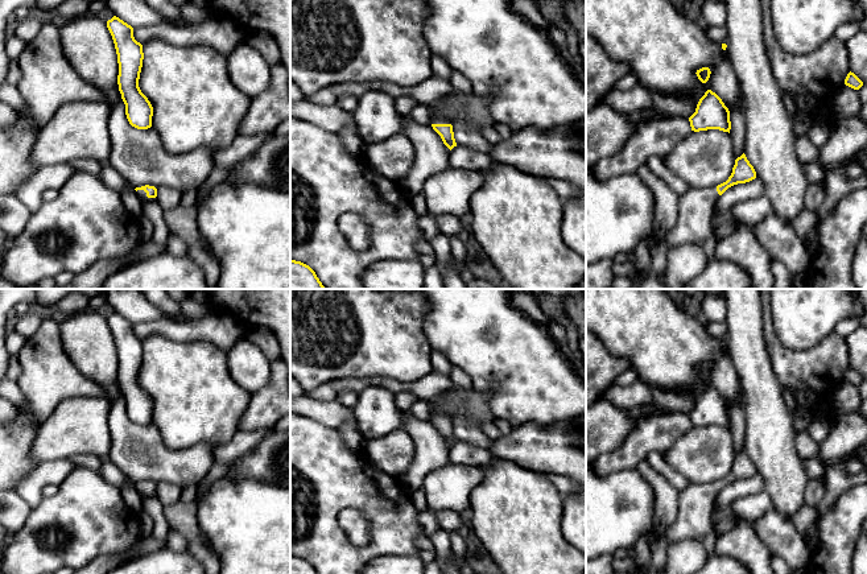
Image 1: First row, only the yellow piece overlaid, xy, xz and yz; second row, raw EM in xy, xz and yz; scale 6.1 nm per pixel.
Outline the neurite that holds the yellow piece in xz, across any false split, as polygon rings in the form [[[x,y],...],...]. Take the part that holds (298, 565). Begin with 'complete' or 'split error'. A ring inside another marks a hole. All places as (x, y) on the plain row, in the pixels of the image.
complete; [[[290,556],[290,574],[318,574],[315,567],[306,559]]]

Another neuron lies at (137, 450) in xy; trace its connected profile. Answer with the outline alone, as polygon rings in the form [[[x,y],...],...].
[[[123,395],[111,401],[108,428],[108,457],[133,484],[149,480],[182,488],[198,486],[214,464],[214,447],[210,443],[174,450],[164,443],[154,424],[132,422]]]

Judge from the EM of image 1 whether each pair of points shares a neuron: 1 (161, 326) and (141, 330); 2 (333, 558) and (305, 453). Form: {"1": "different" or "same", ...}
{"1": "same", "2": "same"}

